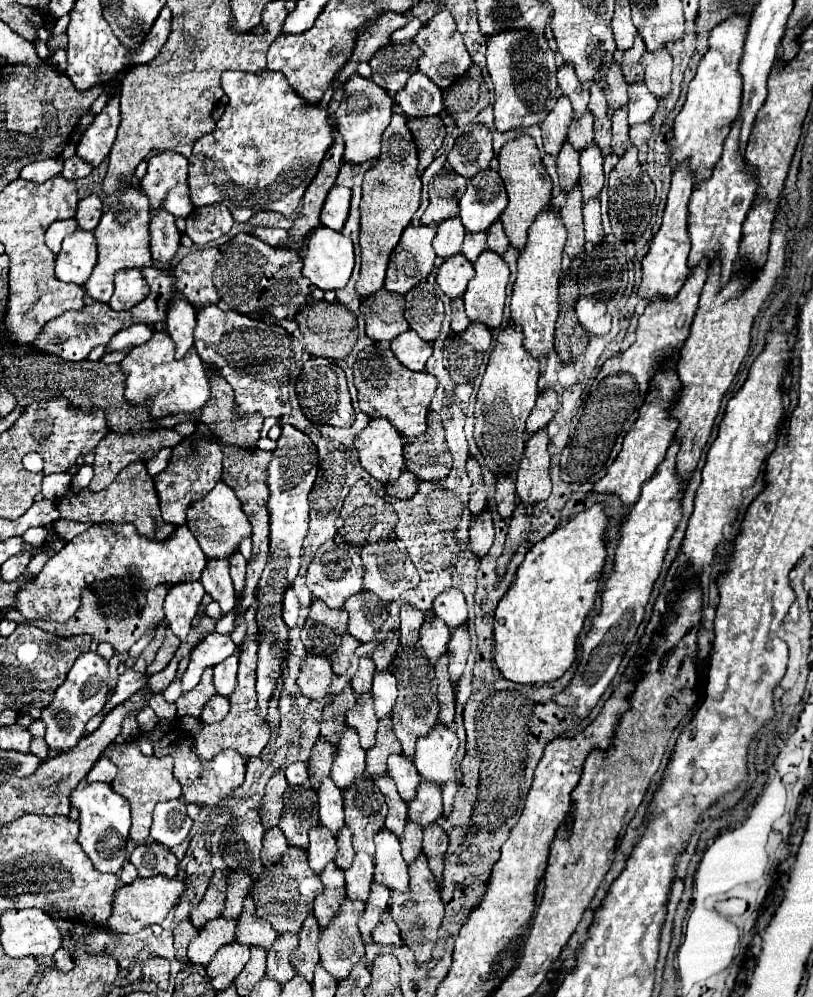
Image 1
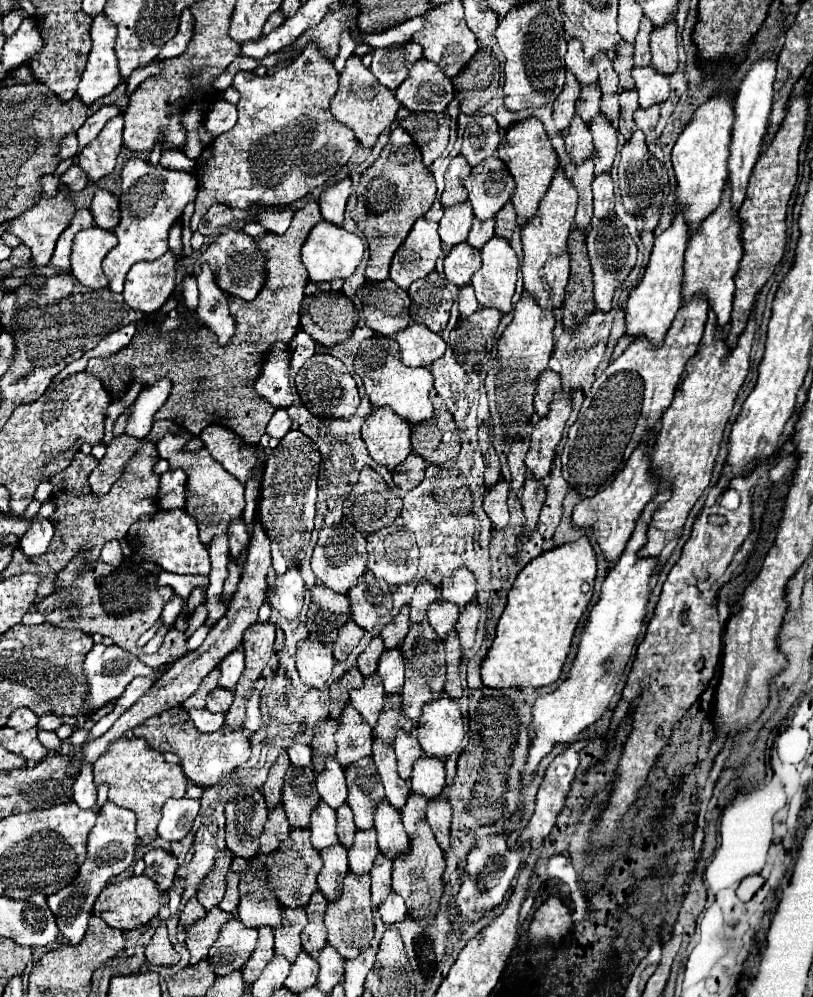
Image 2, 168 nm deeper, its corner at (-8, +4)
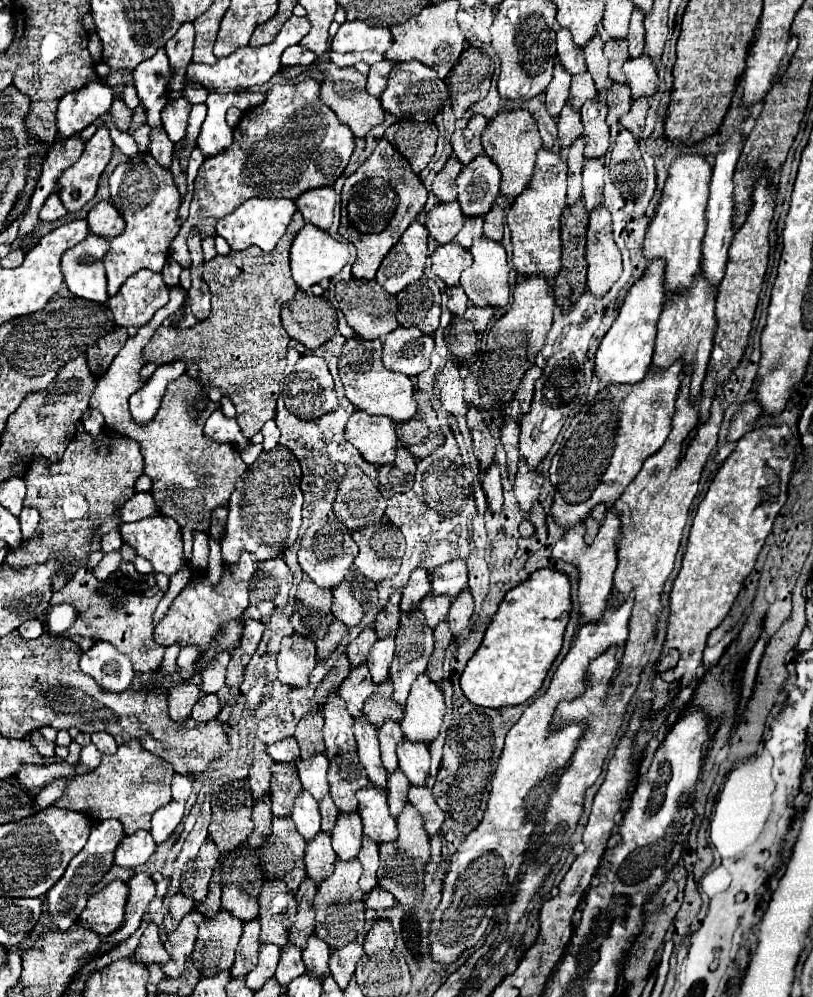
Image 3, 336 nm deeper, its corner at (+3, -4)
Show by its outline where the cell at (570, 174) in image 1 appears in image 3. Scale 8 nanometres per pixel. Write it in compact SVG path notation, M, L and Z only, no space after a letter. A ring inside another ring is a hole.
M565 104L565 108L561 110L559 114L559 120L557 120L557 126L559 126L559 140L561 140L561 148L567 148L577 136L583 134L583 124L581 124L581 114Z

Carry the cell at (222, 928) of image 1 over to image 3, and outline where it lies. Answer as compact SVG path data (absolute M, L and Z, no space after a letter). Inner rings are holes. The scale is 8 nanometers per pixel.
M191 910L181 920L181 924L177 926L177 930L171 932L171 934L167 934L163 946L165 946L165 950L169 952L171 958L169 958L169 962L165 962L161 966L161 970L165 972L165 976L181 976L183 964L185 964L185 960L193 952L193 944L195 944L195 938L197 938L197 924L201 920L203 920L201 912Z

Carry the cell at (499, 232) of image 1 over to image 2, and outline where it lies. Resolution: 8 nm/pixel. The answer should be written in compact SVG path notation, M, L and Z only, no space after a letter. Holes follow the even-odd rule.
M508 202L508 204L496 214L494 220L496 220L496 236L500 236L500 238L504 238L504 240L510 240L514 228L516 228L516 224L518 224L512 202Z

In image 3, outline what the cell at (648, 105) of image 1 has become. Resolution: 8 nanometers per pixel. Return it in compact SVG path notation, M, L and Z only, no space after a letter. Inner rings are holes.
M641 54L639 58L629 58L623 64L623 72L627 76L633 100L641 96L651 98L657 92L657 84L659 84L657 66L647 54Z

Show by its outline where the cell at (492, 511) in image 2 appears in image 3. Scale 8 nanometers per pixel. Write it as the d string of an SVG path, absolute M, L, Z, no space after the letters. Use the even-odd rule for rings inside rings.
M493 462L483 478L483 490L489 502L489 508L493 512L499 512L503 506L503 488L501 488L501 474L499 474L499 466Z

